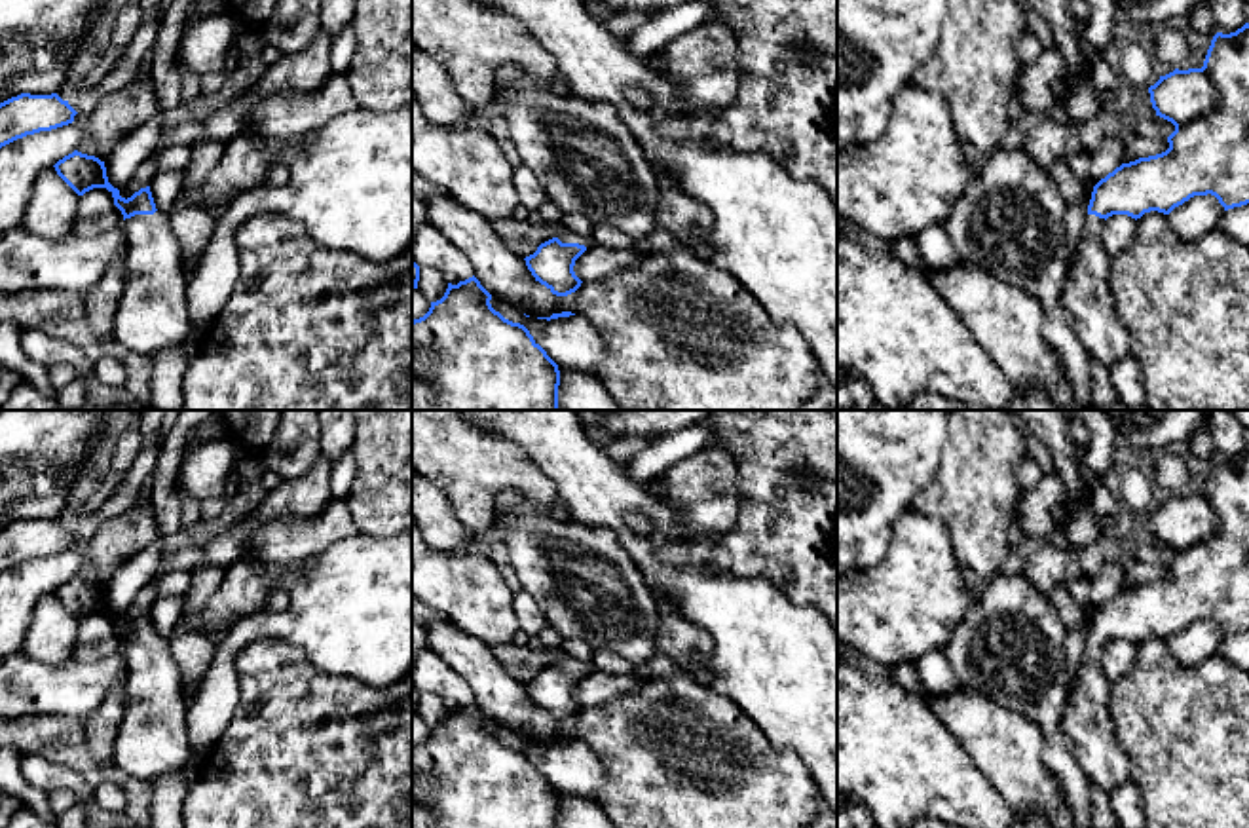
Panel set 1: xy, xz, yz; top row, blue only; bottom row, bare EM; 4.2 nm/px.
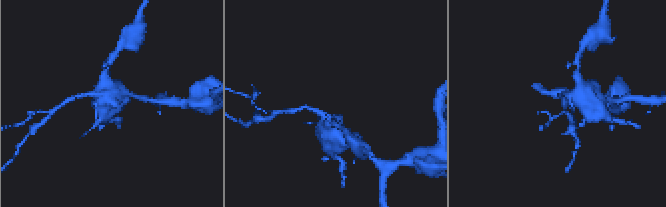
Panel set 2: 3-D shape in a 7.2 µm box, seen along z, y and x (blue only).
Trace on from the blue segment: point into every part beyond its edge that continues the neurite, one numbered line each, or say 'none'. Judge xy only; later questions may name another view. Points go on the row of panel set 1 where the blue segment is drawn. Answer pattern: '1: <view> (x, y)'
1: xy (152, 314)

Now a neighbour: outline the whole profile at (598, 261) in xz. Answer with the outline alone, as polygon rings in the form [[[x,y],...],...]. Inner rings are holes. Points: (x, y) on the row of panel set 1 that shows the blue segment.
[[[592,243],[587,251],[575,260],[575,275],[587,283],[598,277],[617,273],[623,268],[638,264],[647,249],[640,243],[634,247],[611,249],[600,243]]]

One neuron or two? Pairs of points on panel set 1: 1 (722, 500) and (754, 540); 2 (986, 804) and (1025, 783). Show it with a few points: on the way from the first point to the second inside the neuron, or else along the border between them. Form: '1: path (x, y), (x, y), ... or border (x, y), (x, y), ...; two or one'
1: border (735, 471), (737, 521), (724, 532), (695, 534); two
2: border (972, 762), (1012, 808); two

